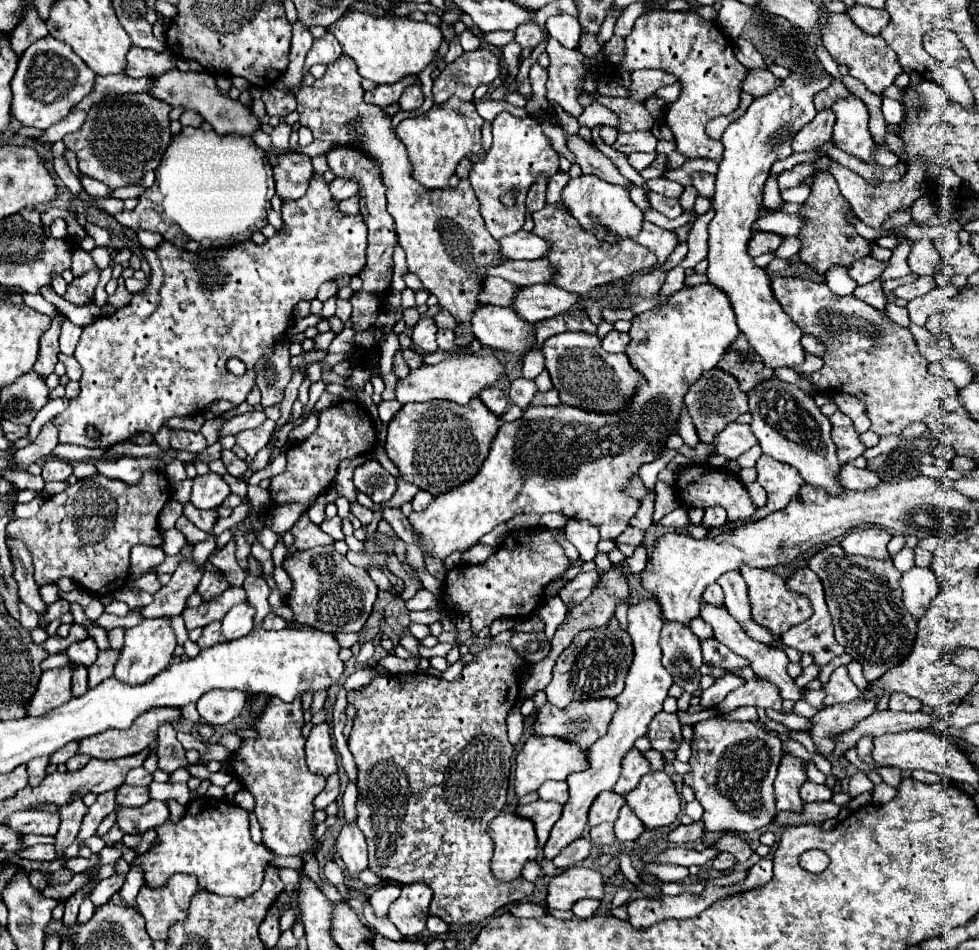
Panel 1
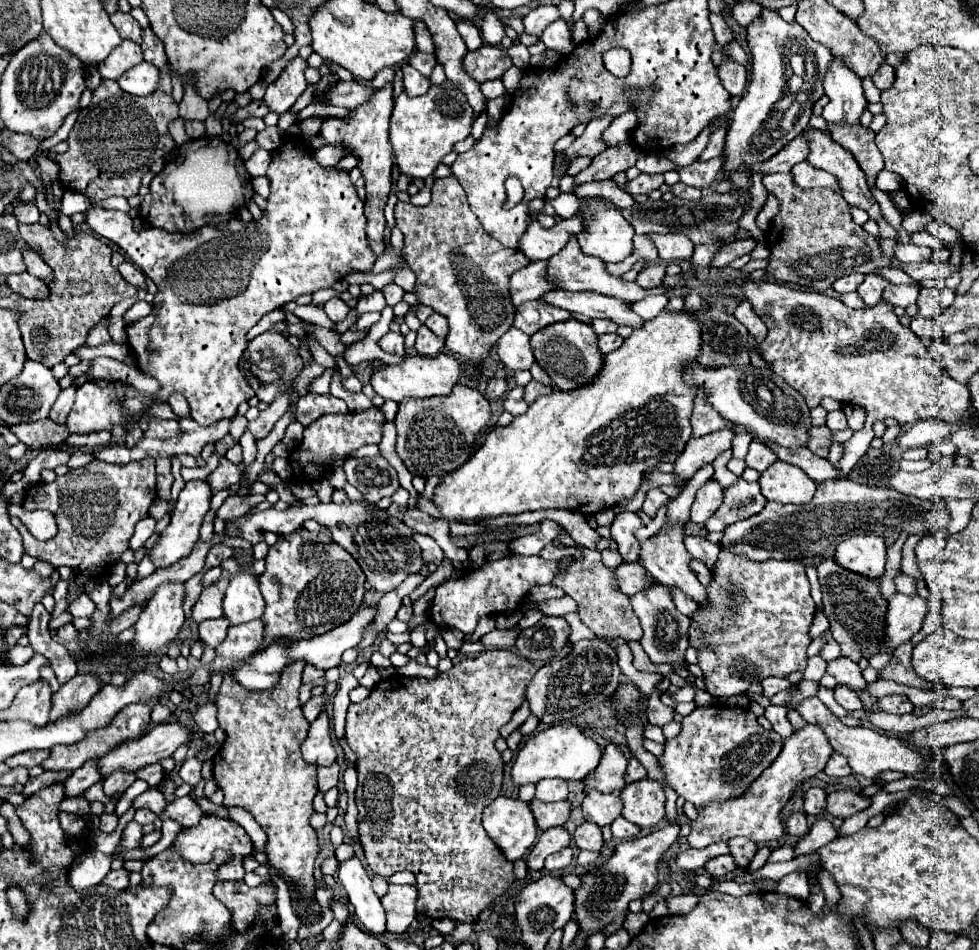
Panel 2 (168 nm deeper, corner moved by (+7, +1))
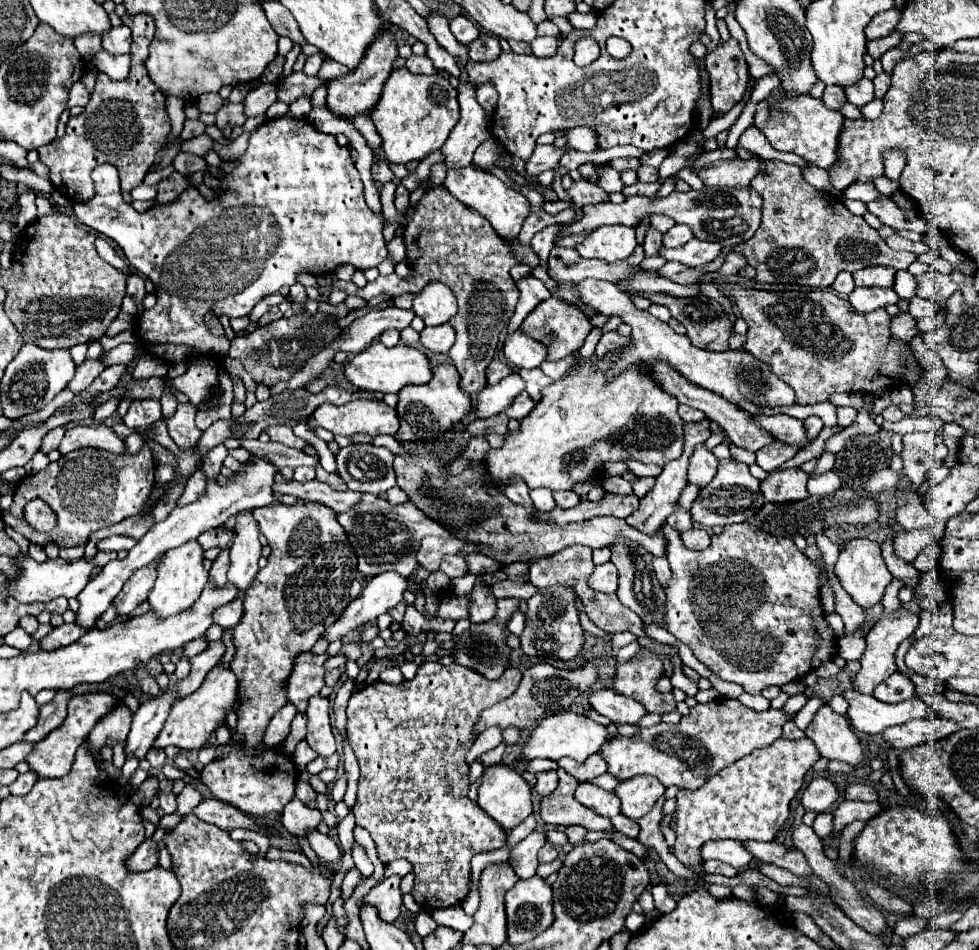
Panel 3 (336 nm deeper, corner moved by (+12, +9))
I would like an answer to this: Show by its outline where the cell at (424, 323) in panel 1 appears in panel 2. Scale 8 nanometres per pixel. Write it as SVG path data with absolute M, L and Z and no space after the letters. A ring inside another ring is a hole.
M420 326L414 348L420 356L436 356L444 348L444 340L436 338L426 326Z

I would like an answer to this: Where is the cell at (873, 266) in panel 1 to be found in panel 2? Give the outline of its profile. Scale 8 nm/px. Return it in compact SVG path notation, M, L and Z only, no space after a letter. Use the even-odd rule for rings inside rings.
M850 274L850 276L844 276L844 278L838 278L838 282L836 284L832 284L834 286L834 290L836 292L854 292L858 286L860 286L860 282L864 280L864 274Z

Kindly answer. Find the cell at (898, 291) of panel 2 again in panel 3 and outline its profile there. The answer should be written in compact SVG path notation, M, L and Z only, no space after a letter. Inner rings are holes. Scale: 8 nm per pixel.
M855 288L849 298L851 306L857 312L873 312L877 308L887 308L889 304L897 304L899 296L895 290L883 290L883 288Z

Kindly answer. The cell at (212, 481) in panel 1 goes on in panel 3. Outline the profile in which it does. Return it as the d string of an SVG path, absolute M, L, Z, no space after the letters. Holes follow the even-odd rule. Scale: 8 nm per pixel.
M159 560L151 562L151 566L145 566L143 570L137 570L123 586L123 590L119 592L119 596L113 598L113 606L117 610L117 614L123 618L127 616L131 610L135 610L141 602L147 600L147 594L153 588L153 582L157 578L157 564Z

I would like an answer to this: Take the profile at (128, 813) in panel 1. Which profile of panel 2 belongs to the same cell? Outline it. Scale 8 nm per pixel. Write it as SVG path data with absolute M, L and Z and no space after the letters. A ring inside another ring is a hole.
M184 796L184 798L176 798L174 802L170 802L164 812L160 814L160 820L176 820L180 822L184 828L188 826L194 826L196 822L200 822L200 818L204 816L204 812L200 810L200 806L190 798L190 796Z

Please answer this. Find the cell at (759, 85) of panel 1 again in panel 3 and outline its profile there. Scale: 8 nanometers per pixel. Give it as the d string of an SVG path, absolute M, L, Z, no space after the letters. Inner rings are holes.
M735 38L707 54L711 74L711 108L717 116L727 114L747 92L749 64Z

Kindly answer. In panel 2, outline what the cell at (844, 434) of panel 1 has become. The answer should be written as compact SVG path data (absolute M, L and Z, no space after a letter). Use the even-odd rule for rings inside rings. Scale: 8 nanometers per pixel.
M828 426L812 428L812 438L808 442L808 448L820 458L826 458L830 452L830 446L832 446L832 430Z

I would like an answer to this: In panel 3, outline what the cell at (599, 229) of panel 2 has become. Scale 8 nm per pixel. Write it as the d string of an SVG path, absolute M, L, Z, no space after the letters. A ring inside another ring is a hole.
M603 226L577 246L583 258L601 258L607 262L625 260L635 250L635 230L627 226Z

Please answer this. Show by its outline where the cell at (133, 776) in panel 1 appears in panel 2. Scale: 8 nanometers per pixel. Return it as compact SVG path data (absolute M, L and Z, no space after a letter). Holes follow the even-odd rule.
M148 764L148 766L140 768L140 770L136 770L134 774L136 774L136 778L148 782L148 786L158 786L160 780L164 778L164 772L162 772L160 764Z

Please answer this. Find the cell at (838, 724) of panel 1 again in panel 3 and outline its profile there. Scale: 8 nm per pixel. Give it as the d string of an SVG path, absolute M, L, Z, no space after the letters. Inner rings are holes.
M779 738L775 742L775 746L755 750L755 752L739 758L731 766L723 768L719 774L709 778L701 788L679 790L675 796L677 808L671 814L671 818L675 820L673 832L675 832L677 840L673 846L673 854L677 856L677 860L683 862L685 866L701 864L701 846L709 840L725 840L725 838L731 838L731 840L763 840L763 842L773 840L789 816L789 804L795 798L795 794L799 792L799 788L803 786L805 772L817 760L819 760L819 752L815 750L815 744L809 738L801 738L801 740Z

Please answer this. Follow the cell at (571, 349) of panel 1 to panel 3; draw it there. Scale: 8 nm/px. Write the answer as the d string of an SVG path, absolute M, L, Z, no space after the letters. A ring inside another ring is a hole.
M551 296L547 300L543 300L539 306L535 306L535 310L523 320L519 330L523 334L543 342L549 348L549 358L547 360L561 360L569 354L575 354L583 346L587 334L591 332L591 324L589 324L589 318L581 310L577 310L577 308L561 302L559 298Z

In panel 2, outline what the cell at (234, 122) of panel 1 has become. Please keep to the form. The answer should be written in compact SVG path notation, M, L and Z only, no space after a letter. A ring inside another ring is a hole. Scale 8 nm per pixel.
M140 62L132 70L128 70L128 74L124 74L124 78L120 78L118 84L128 94L150 96L152 92L156 92L158 82L160 82L160 70L150 62Z

